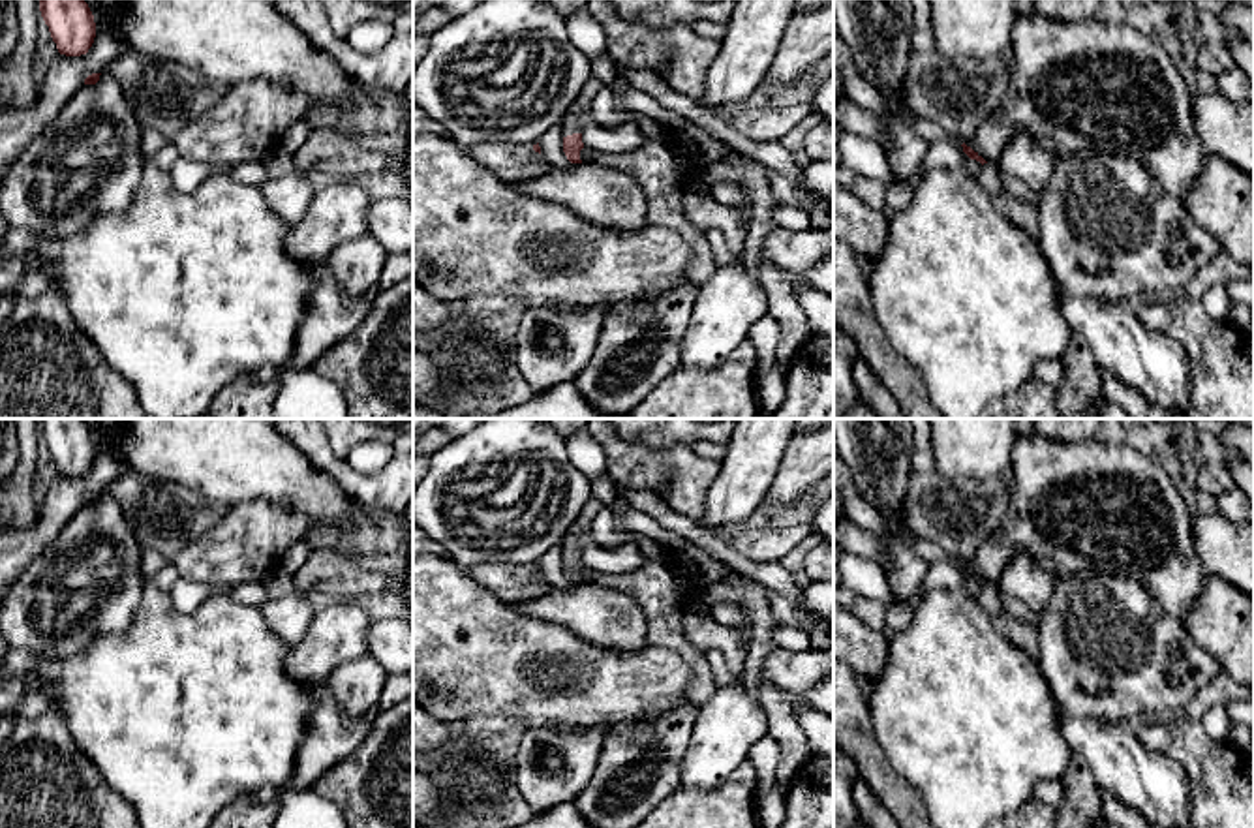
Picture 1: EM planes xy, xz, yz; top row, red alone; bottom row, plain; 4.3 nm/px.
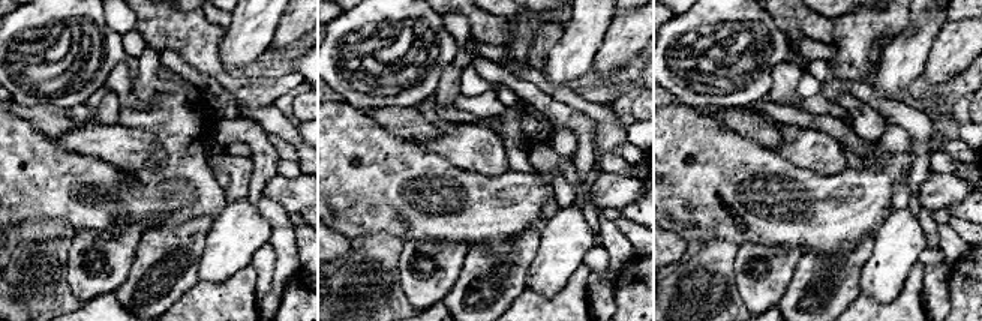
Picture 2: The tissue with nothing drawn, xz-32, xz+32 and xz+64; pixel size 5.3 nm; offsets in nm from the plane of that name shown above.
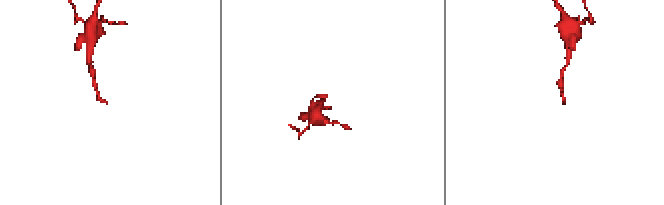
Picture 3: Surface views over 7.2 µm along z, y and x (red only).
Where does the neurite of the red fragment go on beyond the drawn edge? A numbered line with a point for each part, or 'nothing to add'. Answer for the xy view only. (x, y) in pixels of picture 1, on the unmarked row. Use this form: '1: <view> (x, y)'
nothing to add

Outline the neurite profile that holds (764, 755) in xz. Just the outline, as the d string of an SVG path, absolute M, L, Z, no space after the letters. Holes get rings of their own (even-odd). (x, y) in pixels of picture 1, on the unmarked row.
M766 734L747 753L747 760L757 770L757 781L762 790L768 790L775 785L775 775L781 760L779 744Z

